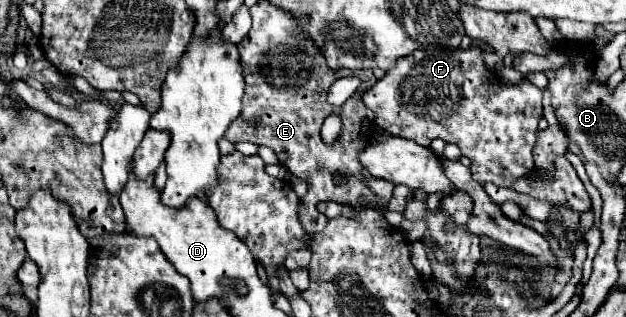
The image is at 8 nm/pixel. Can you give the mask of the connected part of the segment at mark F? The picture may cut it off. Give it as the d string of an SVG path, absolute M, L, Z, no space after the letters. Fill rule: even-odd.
M479 47L413 51L397 59L395 67L363 93L363 103L371 107L375 123L383 131L425 147L437 137L445 143L455 143L473 161L473 179L491 181L499 187L511 187L515 179L533 169L537 123L543 117L541 99L543 91L527 79L521 79L519 85L499 81L485 67Z

